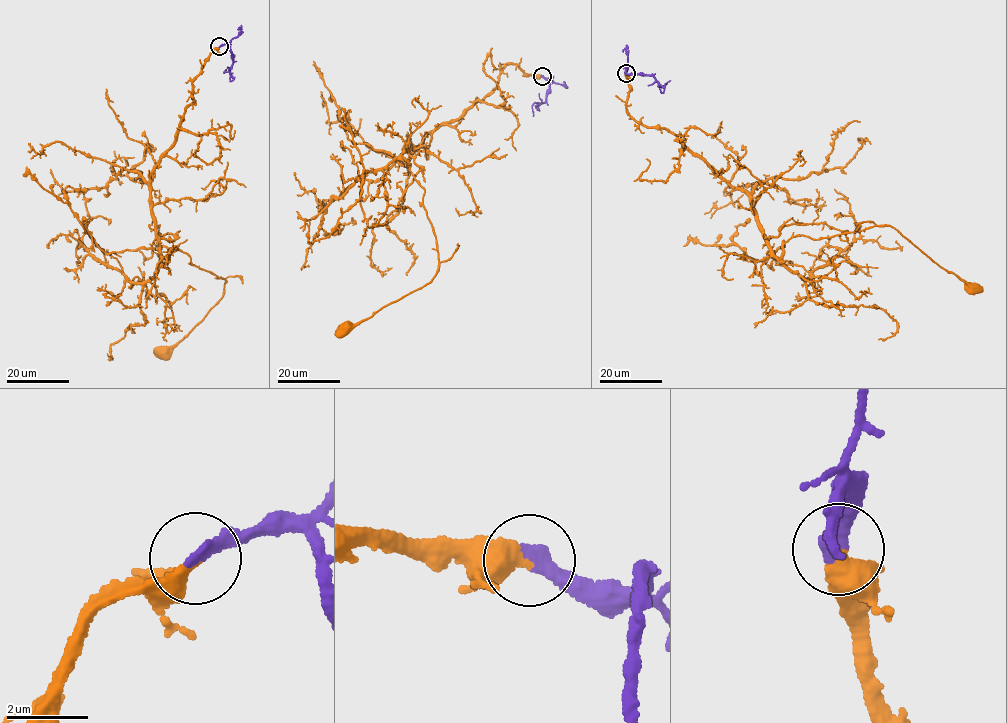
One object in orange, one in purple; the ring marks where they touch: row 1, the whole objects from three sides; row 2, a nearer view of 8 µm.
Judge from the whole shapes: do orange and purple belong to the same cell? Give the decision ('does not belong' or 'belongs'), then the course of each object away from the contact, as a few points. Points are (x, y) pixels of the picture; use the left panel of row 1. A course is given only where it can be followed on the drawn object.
belongs; orange runs (219, 46), (192, 82), (194, 101), (150, 188), (160, 261), (181, 250), (226, 282), (202, 321), (161, 351); purple runs (219, 46), (227, 44), (234, 56), (229, 70), (224, 72), (225, 70)

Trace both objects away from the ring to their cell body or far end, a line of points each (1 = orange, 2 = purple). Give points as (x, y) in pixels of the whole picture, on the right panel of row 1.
1: (626, 73), (628, 113), (666, 128), (746, 194), (779, 259), (800, 234), (884, 225), (974, 287)
2: (626, 73), (626, 68), (627, 74), (651, 75), (658, 87), (670, 81)

